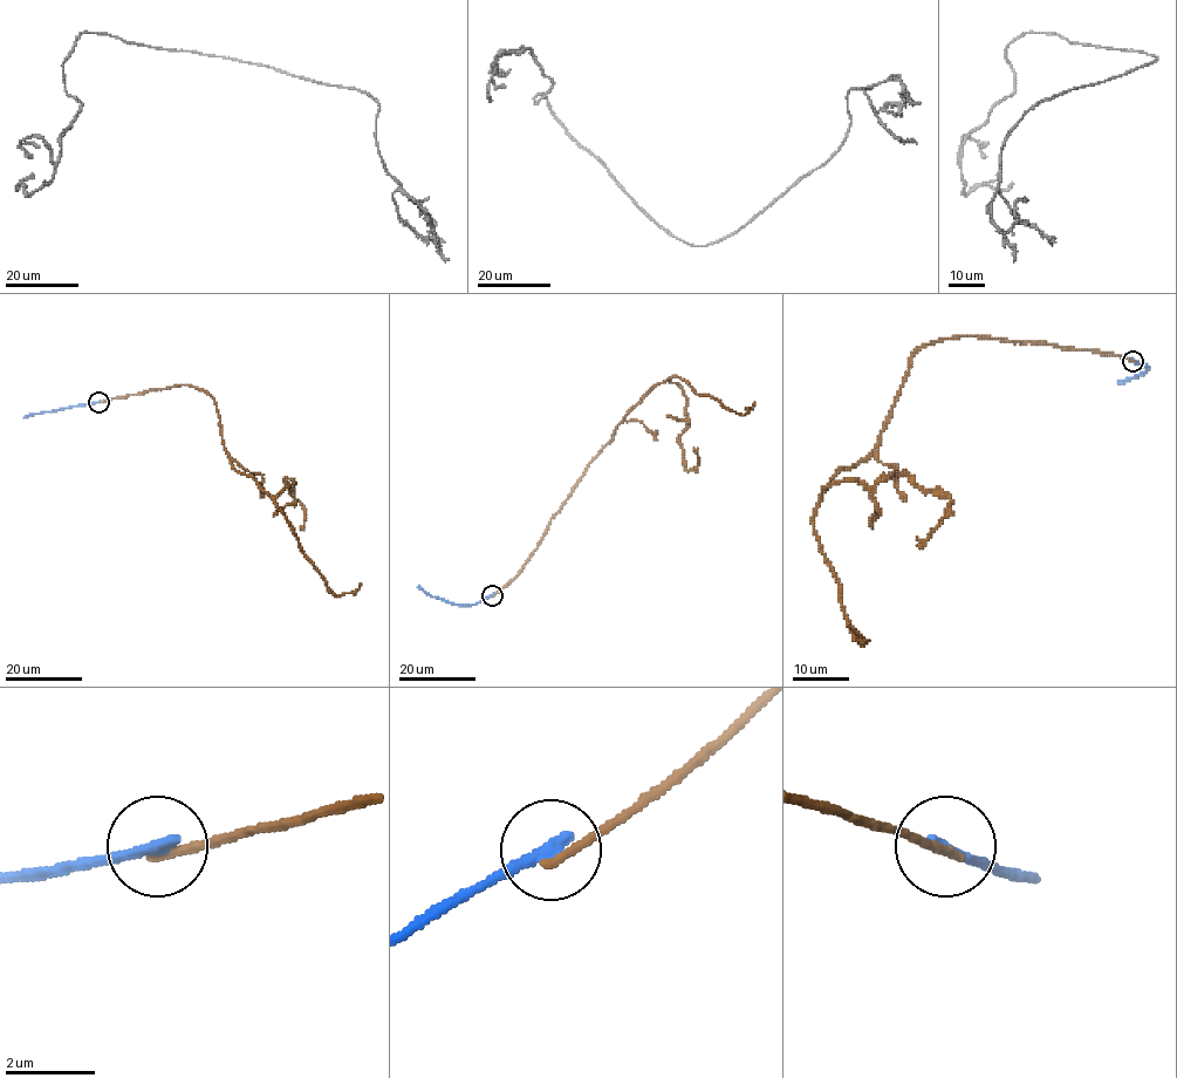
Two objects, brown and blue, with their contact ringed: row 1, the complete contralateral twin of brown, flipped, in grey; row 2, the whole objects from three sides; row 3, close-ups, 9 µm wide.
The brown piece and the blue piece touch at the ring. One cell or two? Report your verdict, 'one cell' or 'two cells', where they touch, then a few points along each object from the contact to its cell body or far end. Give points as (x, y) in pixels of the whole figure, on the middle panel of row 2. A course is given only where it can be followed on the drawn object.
two cells | (492, 595) | brown via (492, 595), (657, 384), (675, 382), (686, 398), (688, 470), (697, 468), (695, 448) | blue via (492, 595), (476, 604), (454, 605), (417, 586)

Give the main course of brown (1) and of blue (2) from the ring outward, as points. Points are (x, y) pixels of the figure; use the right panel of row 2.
1: (1133, 361), (977, 336), (923, 345), (876, 448), (820, 497), (894, 473), (942, 491), (946, 517), (917, 546)
2: (1133, 360), (1145, 364), (1147, 370), (1120, 382)

